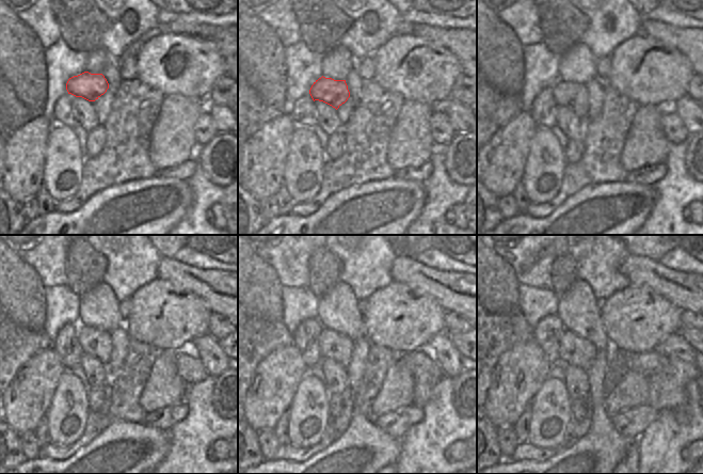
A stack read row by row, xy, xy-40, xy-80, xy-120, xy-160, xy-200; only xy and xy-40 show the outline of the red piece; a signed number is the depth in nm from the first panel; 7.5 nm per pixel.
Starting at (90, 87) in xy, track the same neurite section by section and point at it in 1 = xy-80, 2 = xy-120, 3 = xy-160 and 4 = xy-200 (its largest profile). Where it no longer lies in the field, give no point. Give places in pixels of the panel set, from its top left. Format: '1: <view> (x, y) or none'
1: xy-80 (571, 95)
2: xy-120 (92, 341)
3: xy-160 (333, 345)
4: xy-200 (573, 350)

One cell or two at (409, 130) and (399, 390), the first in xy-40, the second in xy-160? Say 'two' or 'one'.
one

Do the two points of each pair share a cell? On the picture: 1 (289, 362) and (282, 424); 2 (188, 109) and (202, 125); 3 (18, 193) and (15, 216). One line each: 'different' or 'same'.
1: different
2: different
3: different

